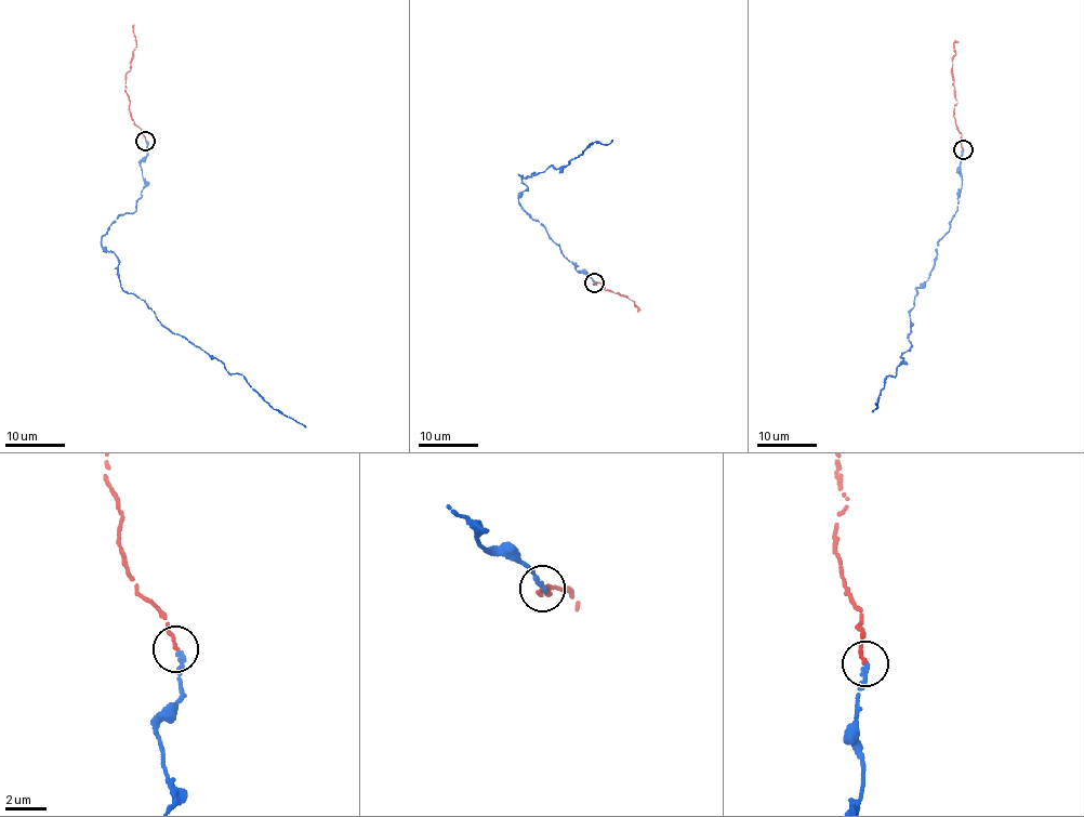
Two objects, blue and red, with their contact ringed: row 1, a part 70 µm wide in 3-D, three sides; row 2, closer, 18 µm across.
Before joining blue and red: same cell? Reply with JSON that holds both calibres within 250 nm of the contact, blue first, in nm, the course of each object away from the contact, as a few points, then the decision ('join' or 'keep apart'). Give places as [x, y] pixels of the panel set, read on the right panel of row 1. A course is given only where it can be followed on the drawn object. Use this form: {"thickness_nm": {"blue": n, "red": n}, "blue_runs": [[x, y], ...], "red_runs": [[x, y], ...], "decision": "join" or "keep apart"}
{"thickness_nm": {"blue": 240, "red": 190}, "blue_runs": [[962, 149], [957, 210], [926, 281], [916, 289], [912, 345], [871, 411]], "red_runs": [[962, 148], [953, 113], [956, 103], [951, 60], [955, 53], [953, 44], [957, 41]], "decision": "join"}

